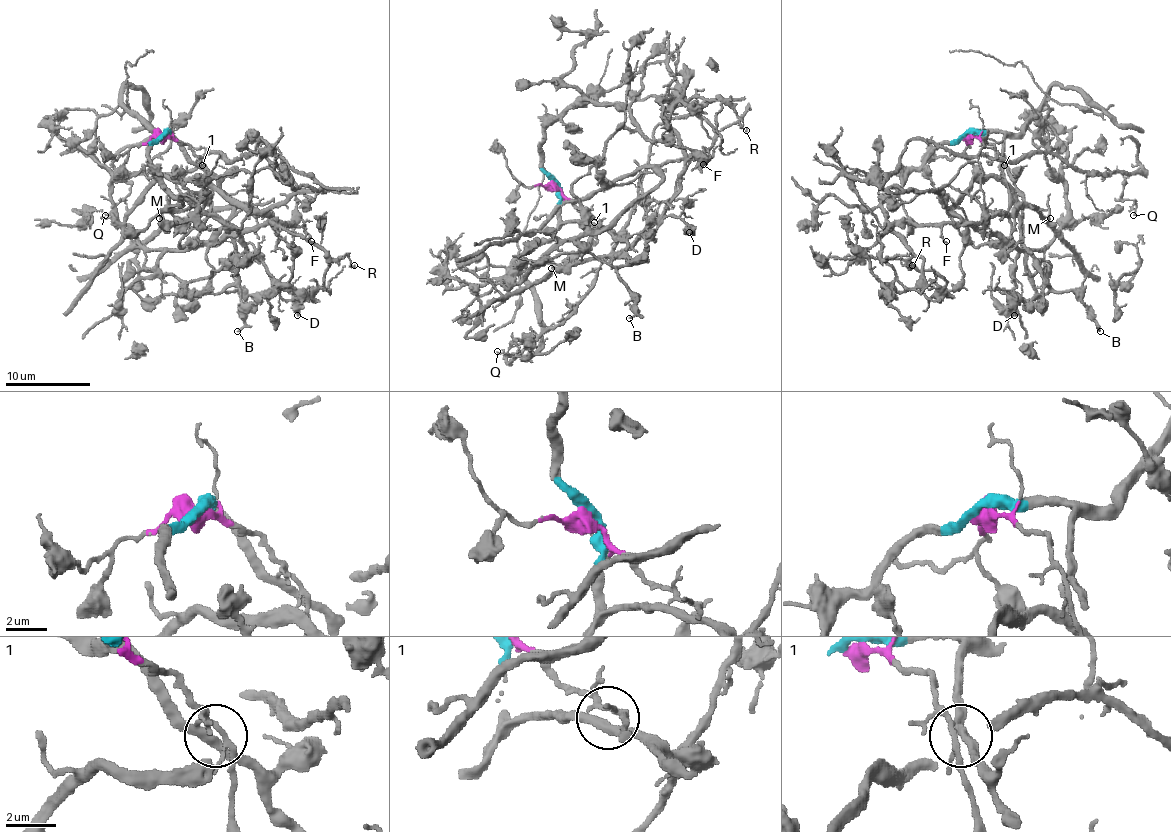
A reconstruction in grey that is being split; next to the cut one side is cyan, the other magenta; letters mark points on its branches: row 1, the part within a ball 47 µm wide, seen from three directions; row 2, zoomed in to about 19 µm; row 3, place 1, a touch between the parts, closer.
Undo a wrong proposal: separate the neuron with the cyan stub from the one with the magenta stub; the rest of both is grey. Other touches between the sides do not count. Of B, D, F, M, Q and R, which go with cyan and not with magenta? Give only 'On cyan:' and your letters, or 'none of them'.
On cyan: B, D

